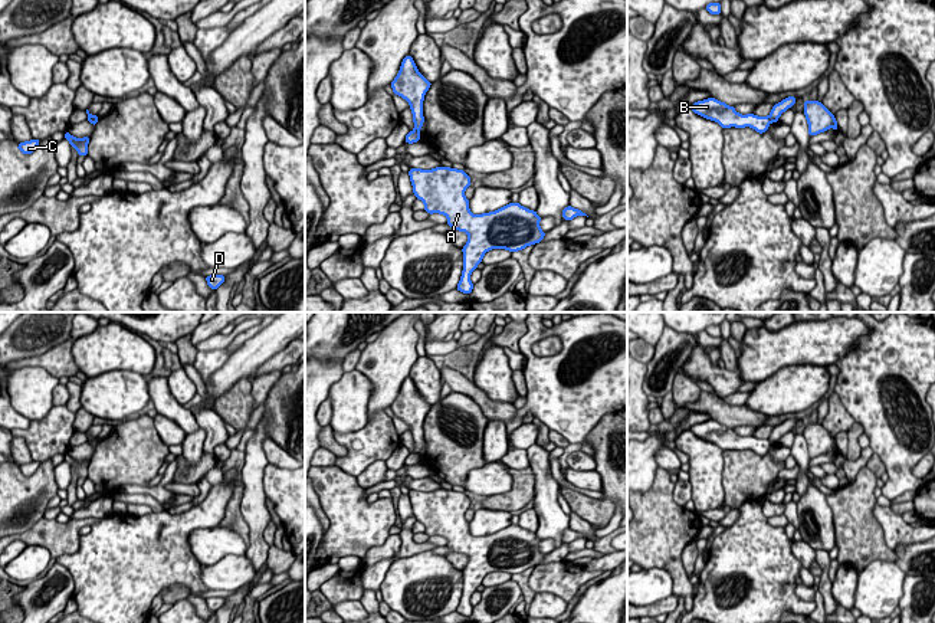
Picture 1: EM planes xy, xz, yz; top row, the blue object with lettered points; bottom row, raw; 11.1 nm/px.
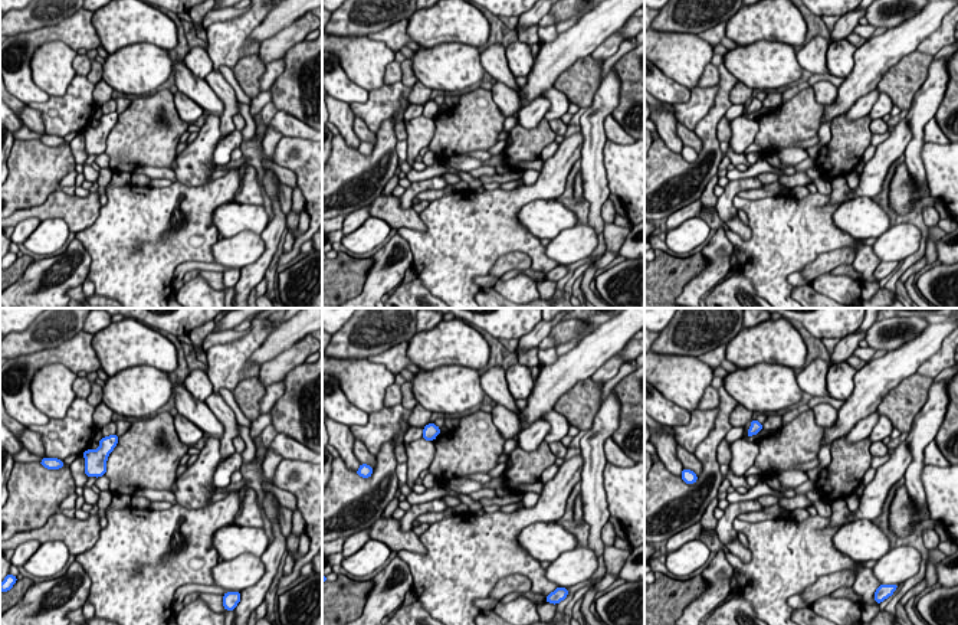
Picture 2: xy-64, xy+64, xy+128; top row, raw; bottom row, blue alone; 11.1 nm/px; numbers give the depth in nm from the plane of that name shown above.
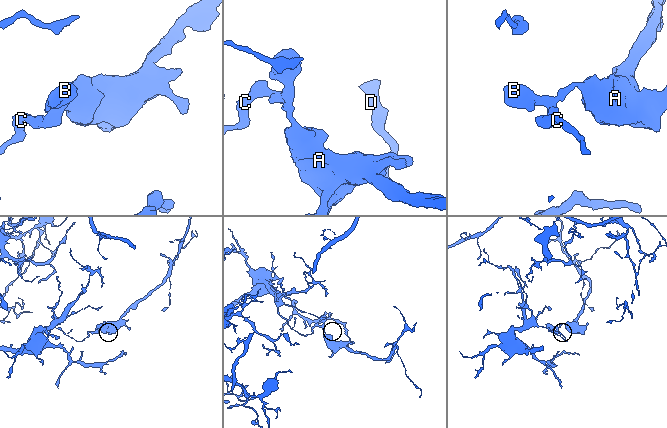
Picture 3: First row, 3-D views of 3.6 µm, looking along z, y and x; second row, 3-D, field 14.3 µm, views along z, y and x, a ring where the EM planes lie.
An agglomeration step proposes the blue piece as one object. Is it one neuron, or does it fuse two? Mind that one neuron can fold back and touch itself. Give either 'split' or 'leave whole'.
split

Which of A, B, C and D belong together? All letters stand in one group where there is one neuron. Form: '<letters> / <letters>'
A / B C D

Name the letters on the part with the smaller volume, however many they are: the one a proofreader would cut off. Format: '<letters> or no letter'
A

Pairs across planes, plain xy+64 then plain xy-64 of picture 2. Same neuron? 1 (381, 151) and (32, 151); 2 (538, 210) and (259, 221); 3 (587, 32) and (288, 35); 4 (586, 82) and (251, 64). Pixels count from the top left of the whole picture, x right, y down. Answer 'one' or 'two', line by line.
1: one
2: one
3: two
4: one

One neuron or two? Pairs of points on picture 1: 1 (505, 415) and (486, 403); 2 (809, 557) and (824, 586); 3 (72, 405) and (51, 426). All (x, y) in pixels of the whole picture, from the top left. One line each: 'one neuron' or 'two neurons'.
1: one neuron
2: two neurons
3: two neurons

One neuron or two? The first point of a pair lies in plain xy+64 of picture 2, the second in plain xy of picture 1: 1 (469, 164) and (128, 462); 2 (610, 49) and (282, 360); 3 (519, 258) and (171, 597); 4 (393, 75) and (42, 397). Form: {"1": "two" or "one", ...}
{"1": "two", "2": "two", "3": "one", "4": "two"}

